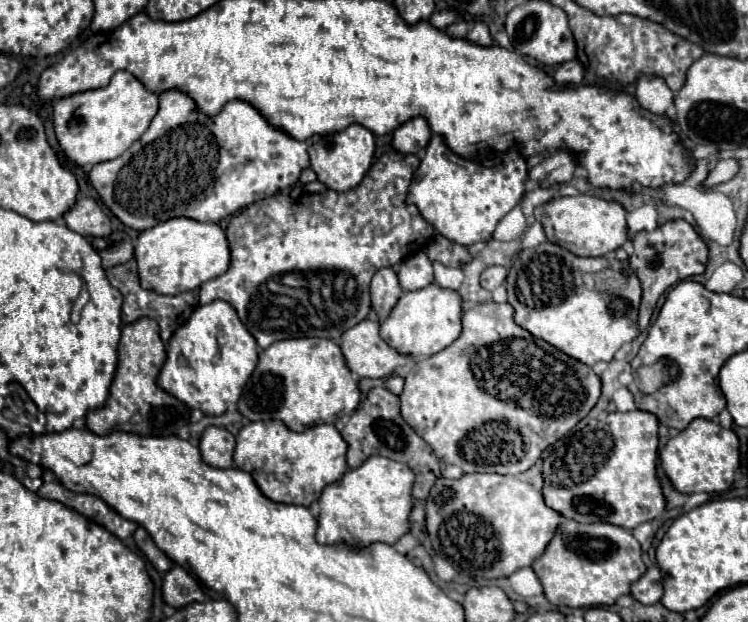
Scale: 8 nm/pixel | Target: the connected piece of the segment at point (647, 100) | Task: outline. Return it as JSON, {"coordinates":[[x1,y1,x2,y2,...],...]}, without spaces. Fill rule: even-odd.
{"coordinates":[[644,75,636,83,636,101,640,103,642,109,654,115,664,115,666,109,674,103,674,93,664,83,664,79,654,75,650,77]]}

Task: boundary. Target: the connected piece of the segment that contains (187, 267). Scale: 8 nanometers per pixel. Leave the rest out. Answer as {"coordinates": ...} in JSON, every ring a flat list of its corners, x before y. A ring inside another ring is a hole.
{"coordinates":[[176,217,142,231,136,241,134,257,144,289,154,289,162,295,178,295,198,289,202,283,222,275,230,267,230,245,220,225]]}

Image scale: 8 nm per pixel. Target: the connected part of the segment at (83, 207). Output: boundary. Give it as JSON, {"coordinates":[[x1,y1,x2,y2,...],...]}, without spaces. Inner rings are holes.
{"coordinates":[[78,197,78,203,64,215,64,223,82,237,110,237,112,233,108,215,90,197]]}

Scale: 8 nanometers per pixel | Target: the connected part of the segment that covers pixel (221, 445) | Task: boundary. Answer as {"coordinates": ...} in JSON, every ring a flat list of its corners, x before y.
{"coordinates":[[208,427,200,439,200,453,210,467,230,469,234,445,236,441,230,431,226,431,224,427]]}

